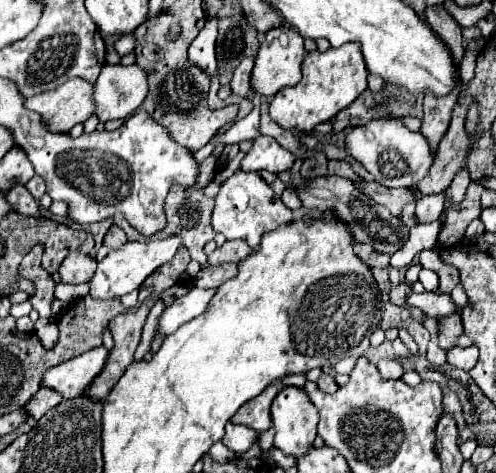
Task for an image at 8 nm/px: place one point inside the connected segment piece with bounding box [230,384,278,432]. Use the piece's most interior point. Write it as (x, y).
(255, 413)

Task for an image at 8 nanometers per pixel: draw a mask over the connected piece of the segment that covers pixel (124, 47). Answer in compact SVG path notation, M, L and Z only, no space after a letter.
M121 36L120 40L114 44L114 48L123 57L135 48L135 38L132 38L132 36Z

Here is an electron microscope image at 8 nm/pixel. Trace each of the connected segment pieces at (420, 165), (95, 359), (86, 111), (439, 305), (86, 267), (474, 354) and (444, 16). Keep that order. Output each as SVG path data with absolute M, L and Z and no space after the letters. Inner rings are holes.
M372 120L364 126L356 126L346 136L346 150L354 160L362 162L368 172L374 174L376 182L390 188L414 186L426 176L434 162L434 154L422 132L410 132L398 120Z
M98 346L92 348L86 354L76 356L74 360L62 362L56 368L50 368L50 372L44 374L42 386L54 388L64 398L74 398L86 394L86 388L94 382L94 376L102 372L106 360L108 360L108 348Z
M68 80L66 84L54 88L54 90L48 90L48 92L42 92L38 96L32 96L26 100L26 108L28 110L34 110L38 112L44 122L50 126L52 132L68 132L74 124L78 122L86 122L92 114L94 114L94 84L86 84L86 80Z
M410 292L408 304L424 310L430 318L436 318L436 320L452 316L456 312L454 300L446 292L422 292L422 294Z
M70 252L66 260L60 264L60 278L64 284L82 284L90 282L90 278L96 272L96 260L82 252Z
M468 346L468 348L450 348L448 354L448 362L456 368L462 368L462 370L470 370L476 360L478 360L478 348L476 346Z
M436 4L434 8L426 8L424 20L436 30L436 34L440 38L444 38L444 42L448 44L448 48L454 54L454 62L458 64L464 54L464 46L462 46L462 32L460 32L460 26L456 24L456 20L444 10L442 4Z

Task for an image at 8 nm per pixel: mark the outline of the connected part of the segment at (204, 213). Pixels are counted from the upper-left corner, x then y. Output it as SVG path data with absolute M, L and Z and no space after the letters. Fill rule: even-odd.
M174 186L174 188L170 190L170 194L166 196L166 202L164 202L166 228L162 228L162 230L156 232L154 236L142 236L142 234L138 234L138 230L132 228L122 214L116 214L116 216L114 216L114 224L120 226L120 228L126 232L128 240L140 240L140 242L150 242L150 240L166 238L166 236L170 236L170 234L180 234L180 236L182 236L182 244L184 244L184 246L188 248L188 252L190 252L190 258L196 260L196 262L200 262L202 268L208 268L208 256L206 256L206 252L204 252L204 246L206 246L210 240L214 240L214 236L216 236L216 232L214 232L214 228L212 228L212 224L210 224L210 214L212 214L212 210L214 210L214 200L212 200L212 198L206 198L206 196L202 194L202 190L196 190L192 196L186 198L186 196L184 196L184 188Z

